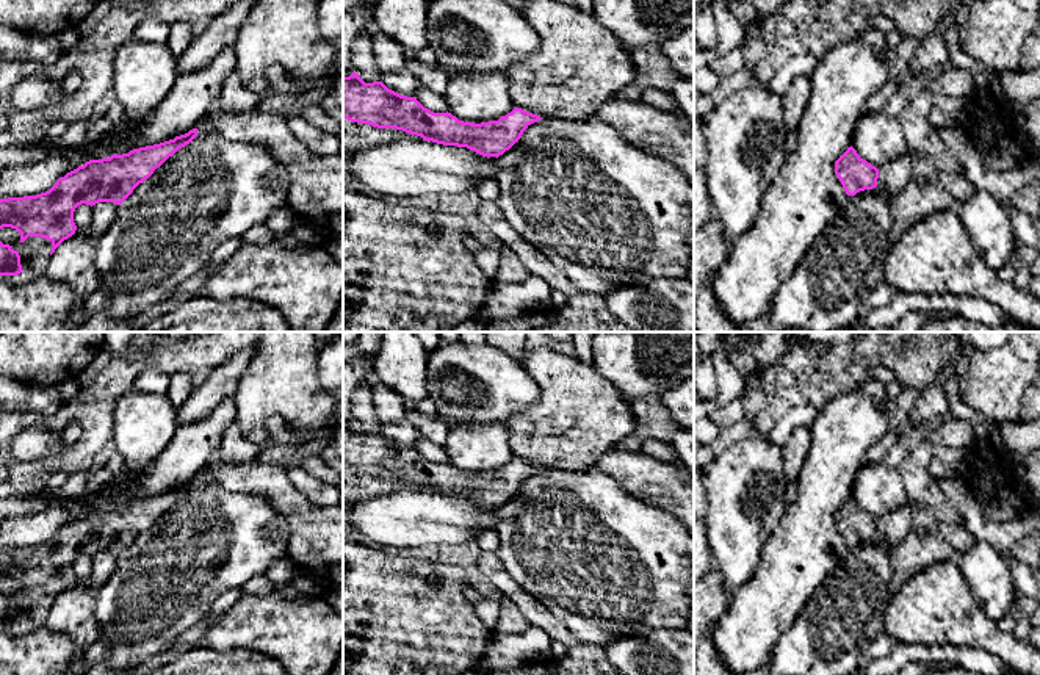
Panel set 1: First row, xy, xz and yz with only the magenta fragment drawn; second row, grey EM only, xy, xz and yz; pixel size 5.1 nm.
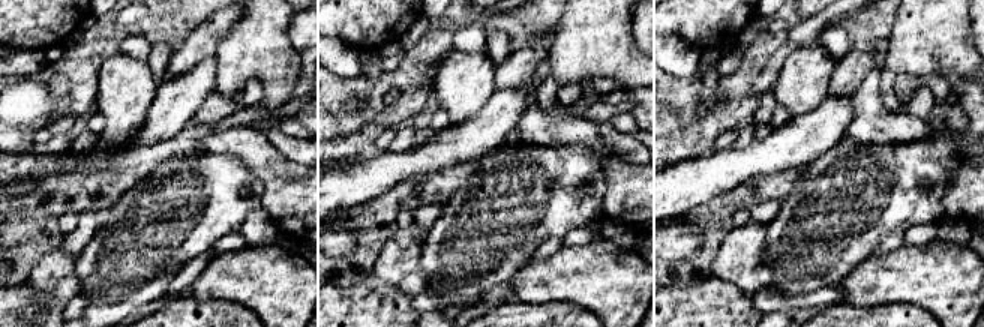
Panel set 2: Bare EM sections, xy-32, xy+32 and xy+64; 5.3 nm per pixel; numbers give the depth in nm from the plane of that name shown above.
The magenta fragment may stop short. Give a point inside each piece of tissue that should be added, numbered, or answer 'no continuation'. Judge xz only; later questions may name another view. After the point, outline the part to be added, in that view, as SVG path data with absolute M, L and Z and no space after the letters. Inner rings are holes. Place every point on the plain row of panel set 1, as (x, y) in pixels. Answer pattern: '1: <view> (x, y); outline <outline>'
1: xz (356, 486); outline M343 470L343 503L356 500L370 500L396 490L423 492L421 487L406 484L396 479L377 479L368 475Z

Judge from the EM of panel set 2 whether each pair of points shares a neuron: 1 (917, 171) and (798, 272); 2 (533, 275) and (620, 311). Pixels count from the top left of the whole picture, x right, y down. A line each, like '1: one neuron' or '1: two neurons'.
1: one neuron
2: one neuron

